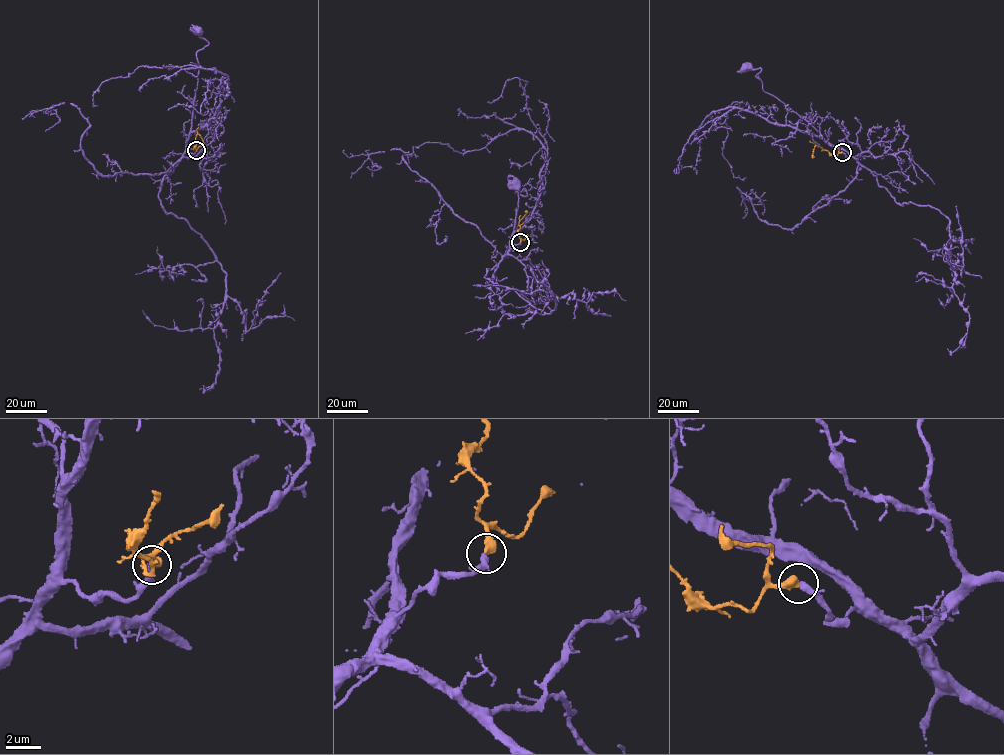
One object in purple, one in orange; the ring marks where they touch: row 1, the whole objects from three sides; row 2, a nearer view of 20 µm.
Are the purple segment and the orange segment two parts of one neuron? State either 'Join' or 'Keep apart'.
Join

